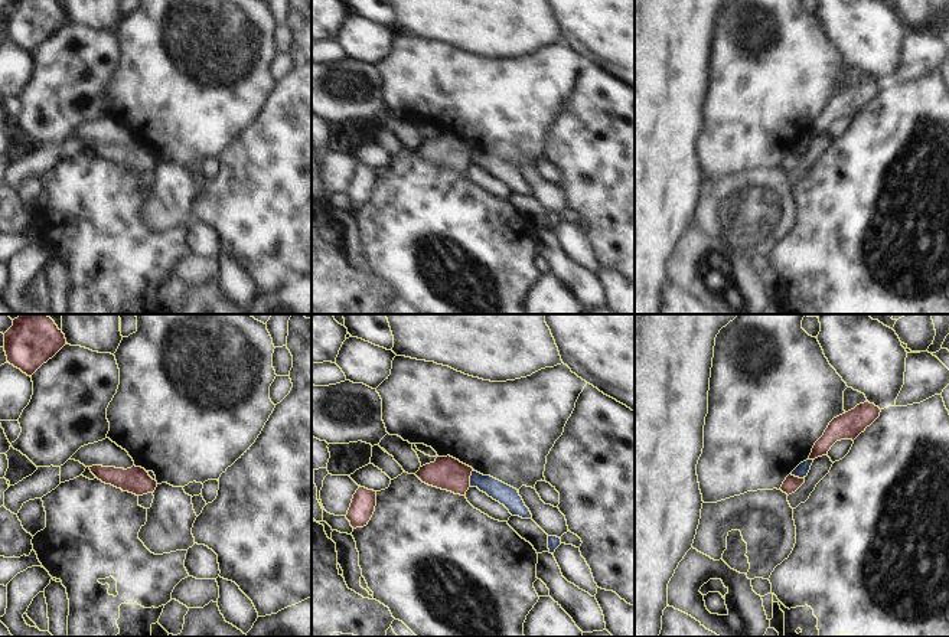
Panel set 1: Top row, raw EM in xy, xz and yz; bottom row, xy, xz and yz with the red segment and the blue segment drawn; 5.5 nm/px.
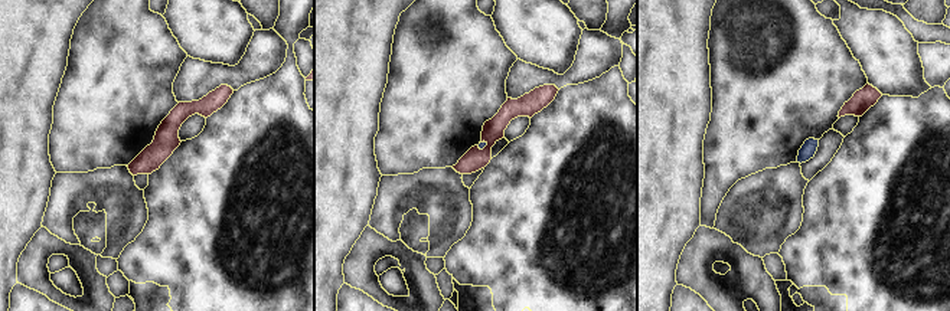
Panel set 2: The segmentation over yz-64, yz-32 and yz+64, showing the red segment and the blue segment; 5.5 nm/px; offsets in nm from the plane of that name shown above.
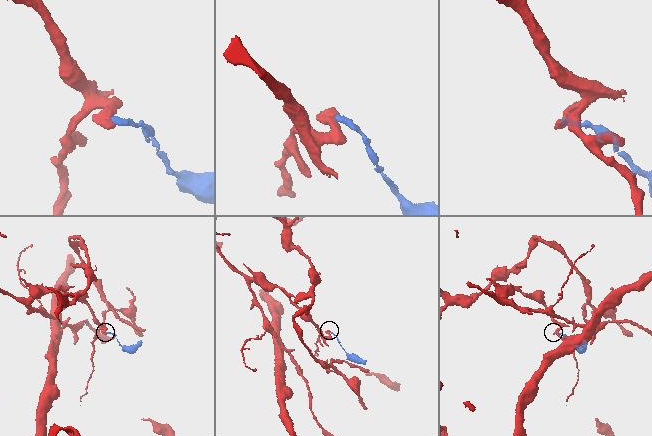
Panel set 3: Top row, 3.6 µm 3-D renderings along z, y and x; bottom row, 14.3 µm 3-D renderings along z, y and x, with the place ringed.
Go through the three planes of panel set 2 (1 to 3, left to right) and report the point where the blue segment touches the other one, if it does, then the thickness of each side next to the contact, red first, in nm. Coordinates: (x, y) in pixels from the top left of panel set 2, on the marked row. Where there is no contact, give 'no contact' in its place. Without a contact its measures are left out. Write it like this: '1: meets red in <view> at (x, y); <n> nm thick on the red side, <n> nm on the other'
1: no contact
2: meets red in yz-32 at (483, 149); 130 nm thick on the red side, 40 nm on the other
3: no contact

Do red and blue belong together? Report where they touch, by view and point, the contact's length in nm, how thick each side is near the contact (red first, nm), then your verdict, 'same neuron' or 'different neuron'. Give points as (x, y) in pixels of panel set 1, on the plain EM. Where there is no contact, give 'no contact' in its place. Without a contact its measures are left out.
contact xz (469, 156); length 100 nm; calibres 190 and 120 nm; different neuron

